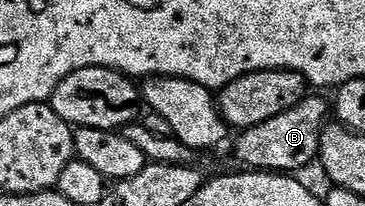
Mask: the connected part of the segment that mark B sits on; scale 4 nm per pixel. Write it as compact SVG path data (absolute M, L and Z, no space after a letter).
M310 96L303 99L288 112L279 112L279 116L271 116L271 120L263 120L263 124L255 124L255 128L247 128L236 135L237 143L233 150L242 162L242 167L253 172L292 175L293 170L301 170L318 161L319 140L331 118L331 106L328 101Z

